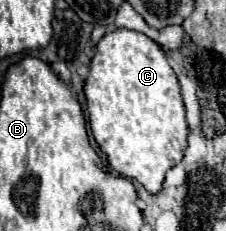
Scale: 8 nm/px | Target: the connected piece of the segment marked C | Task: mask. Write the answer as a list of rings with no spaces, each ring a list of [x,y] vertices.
[[[120,28],[104,34],[90,62],[90,74],[84,84],[84,98],[88,104],[92,136],[98,142],[100,150],[106,154],[112,172],[140,182],[150,194],[158,194],[162,190],[164,174],[182,160],[188,136],[186,108],[182,112],[178,78],[168,64],[164,50],[142,32]]]

